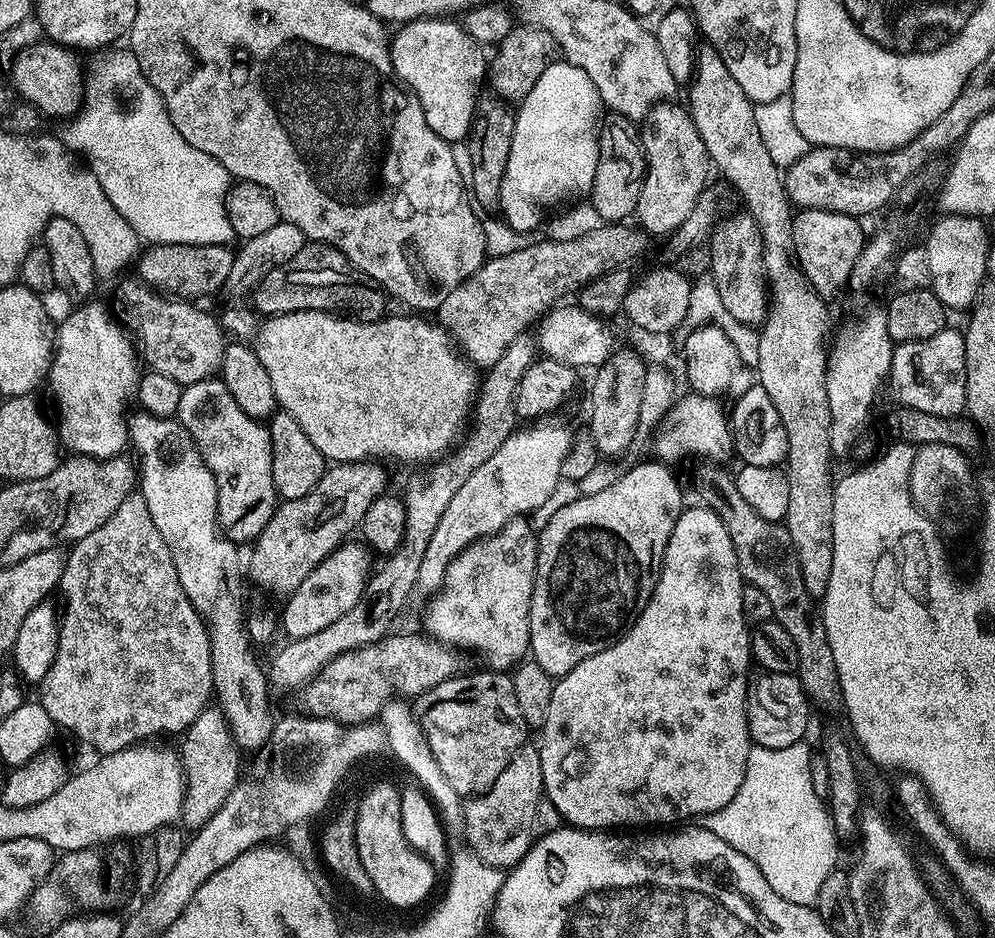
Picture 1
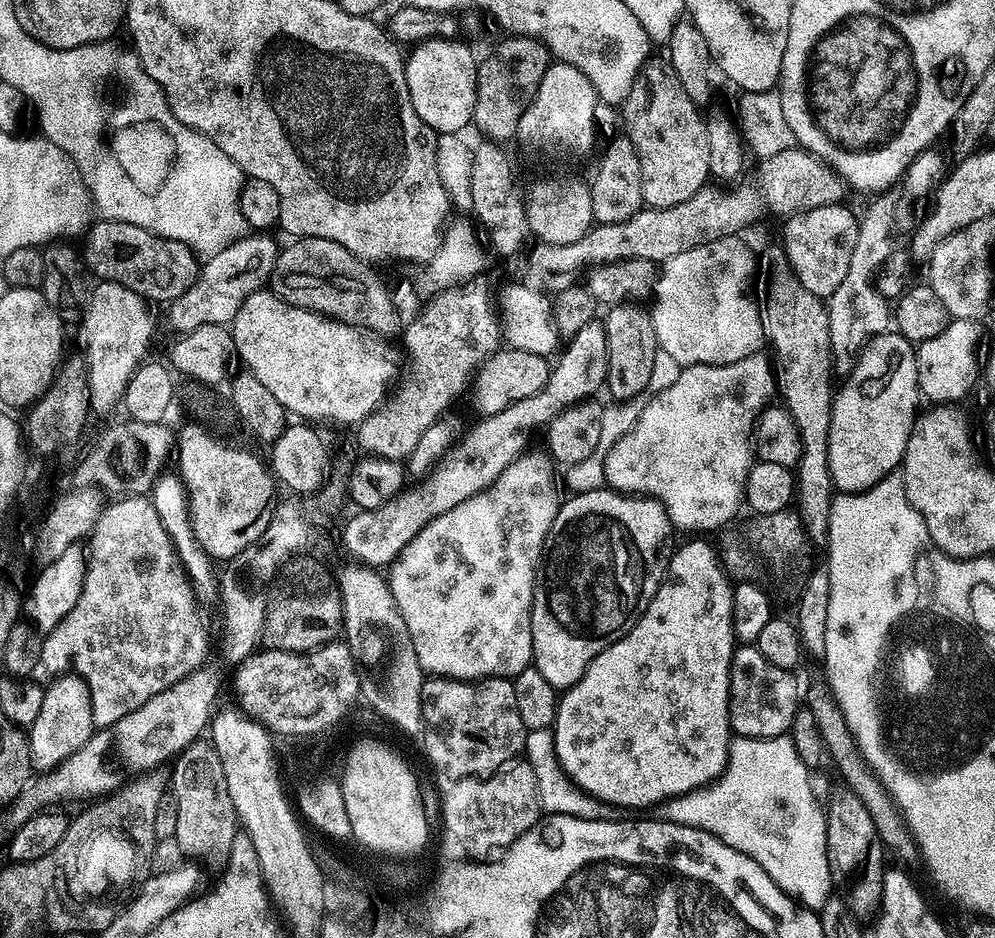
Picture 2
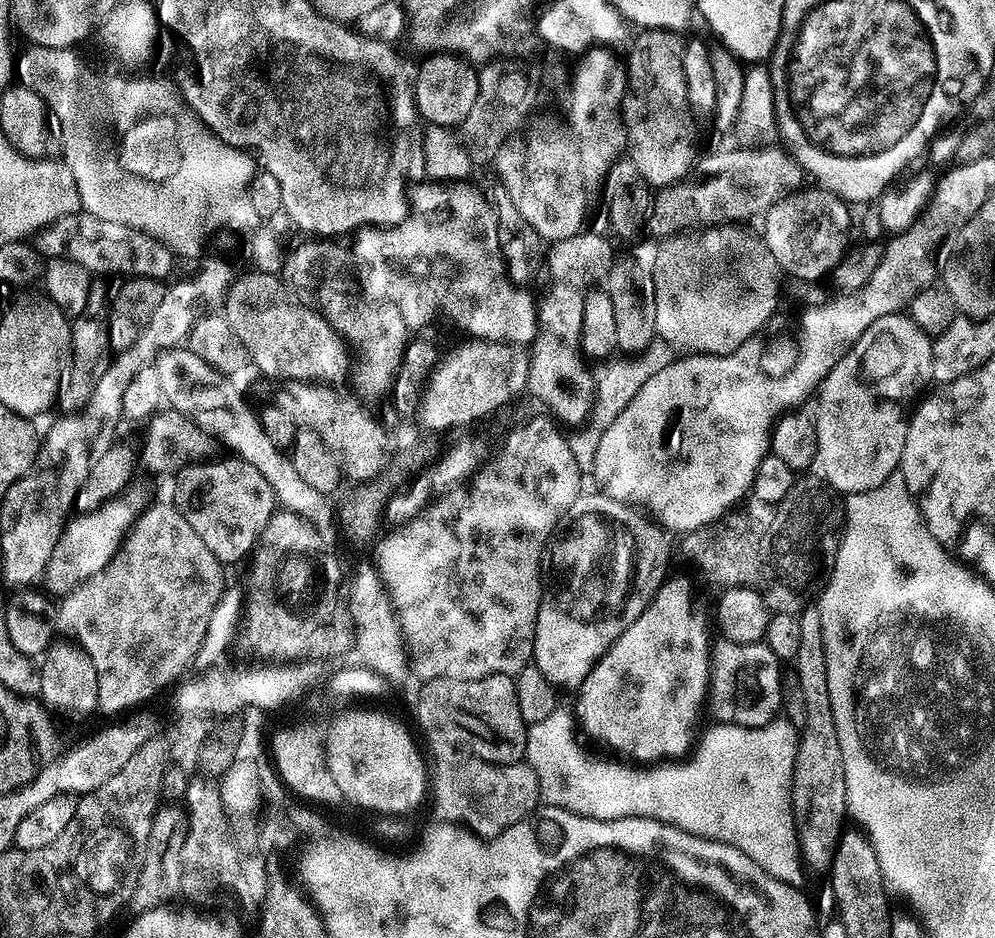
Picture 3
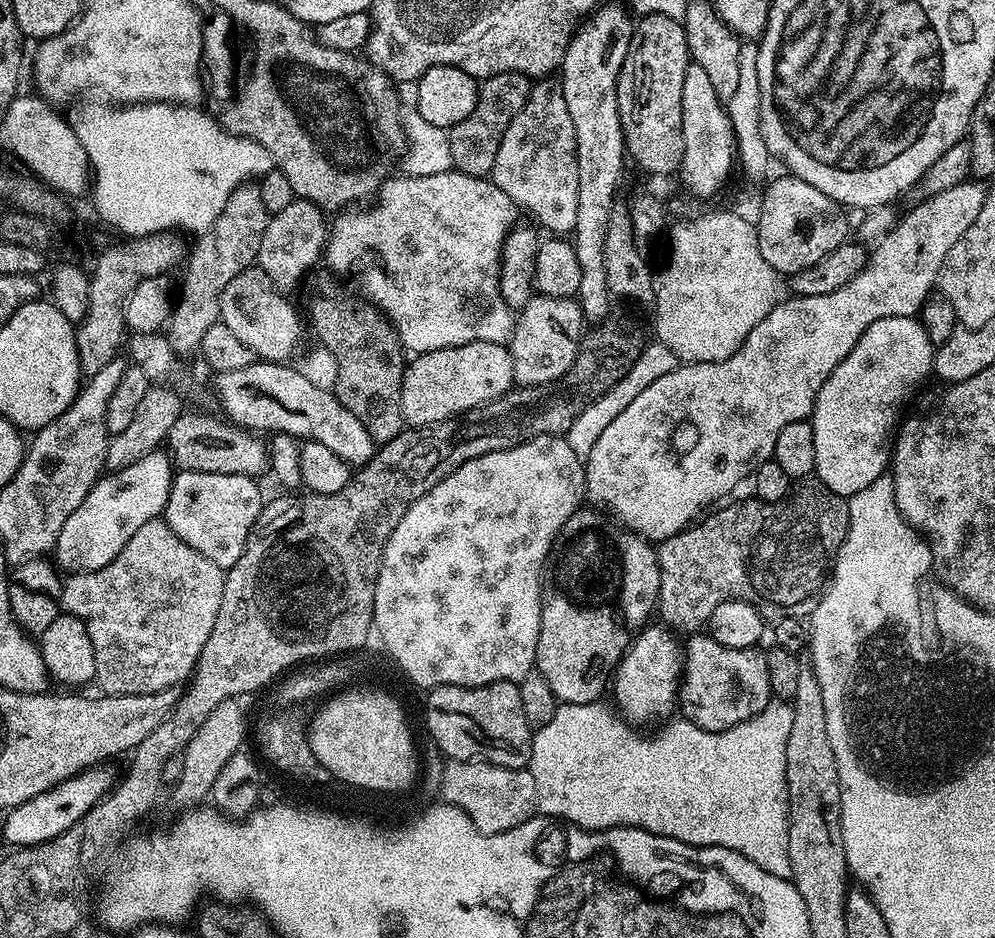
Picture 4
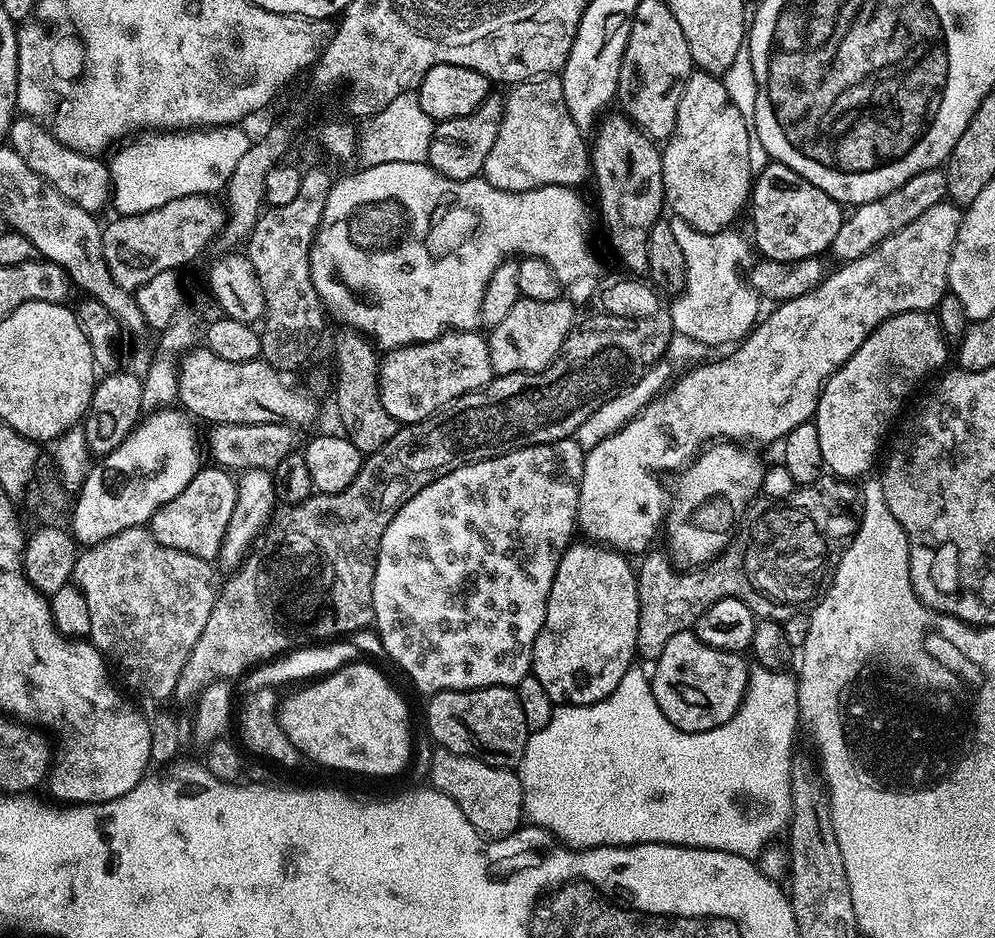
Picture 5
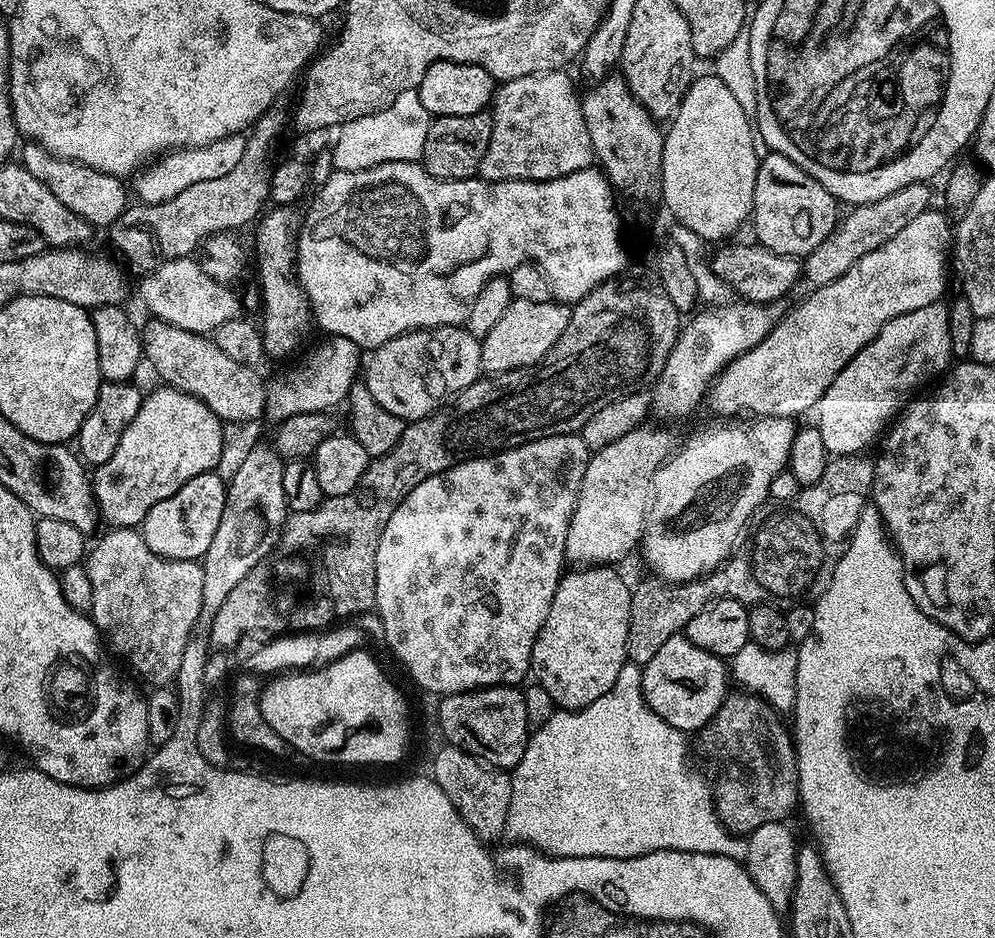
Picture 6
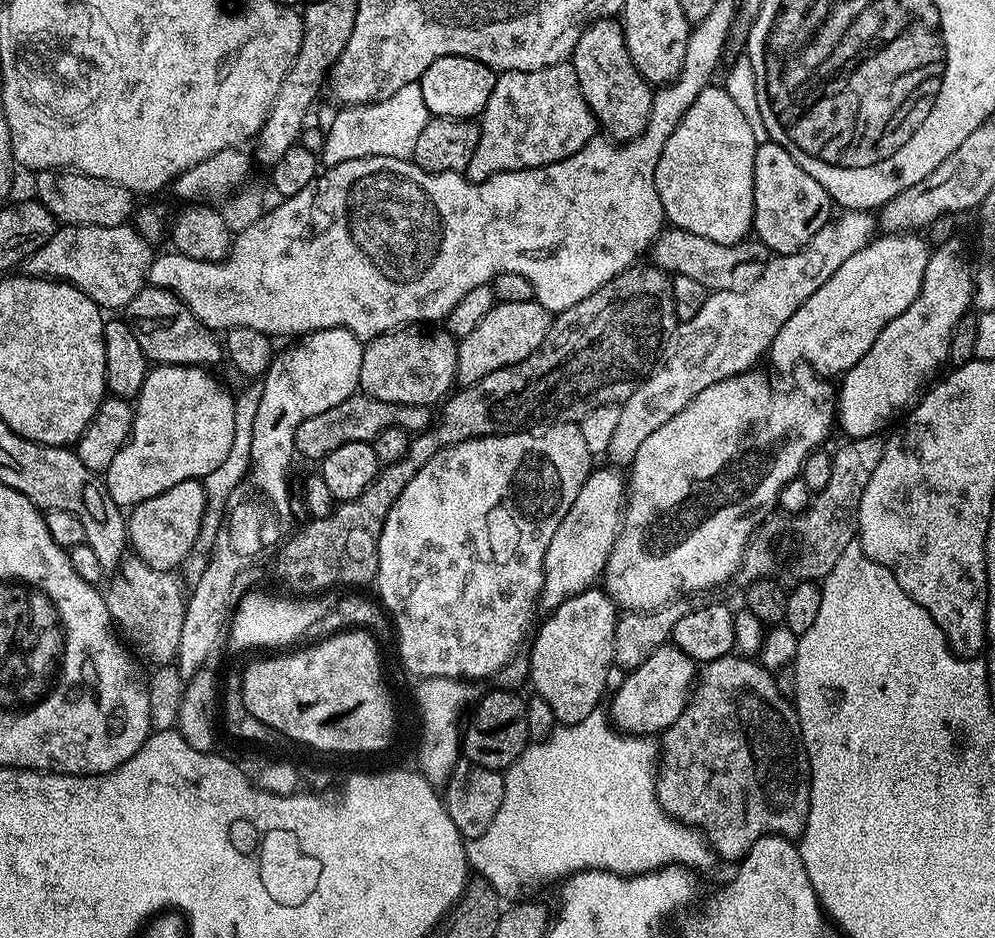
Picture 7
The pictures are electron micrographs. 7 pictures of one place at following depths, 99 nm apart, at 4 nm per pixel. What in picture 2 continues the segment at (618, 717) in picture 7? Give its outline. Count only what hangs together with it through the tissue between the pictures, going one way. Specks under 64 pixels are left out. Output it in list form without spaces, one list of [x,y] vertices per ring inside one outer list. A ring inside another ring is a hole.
[[[740,646],[732,654],[730,672],[730,718],[736,736],[770,738],[791,729],[796,711],[802,706],[802,684],[786,669],[768,662],[755,646]]]

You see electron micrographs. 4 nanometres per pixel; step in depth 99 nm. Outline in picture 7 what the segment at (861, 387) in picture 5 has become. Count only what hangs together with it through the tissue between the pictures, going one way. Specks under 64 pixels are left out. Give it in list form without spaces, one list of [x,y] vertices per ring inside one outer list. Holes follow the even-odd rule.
[[[960,238],[946,241],[929,255],[926,274],[922,278],[920,297],[910,302],[907,310],[898,314],[894,322],[885,326],[882,334],[878,334],[874,346],[870,346],[870,350],[866,350],[862,359],[848,372],[843,373],[839,381],[841,384],[838,384],[838,428],[839,431],[841,428],[845,432],[843,434],[845,437],[857,440],[883,433],[883,428],[900,411],[903,413],[917,403],[918,397],[933,379],[931,376],[948,360],[950,342],[954,334],[954,326],[958,326],[958,318],[969,315],[973,307],[972,273],[970,256],[964,253],[964,244]]]

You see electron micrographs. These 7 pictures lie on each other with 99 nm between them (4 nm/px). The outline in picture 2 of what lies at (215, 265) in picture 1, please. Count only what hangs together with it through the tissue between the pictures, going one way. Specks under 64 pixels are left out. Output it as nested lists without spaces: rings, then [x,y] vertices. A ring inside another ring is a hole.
[[[99,219],[87,233],[87,240],[89,273],[100,280],[118,282],[149,302],[177,300],[200,277],[202,264],[190,246],[174,238],[155,236],[150,230],[142,230],[142,226],[130,226],[130,222]]]

